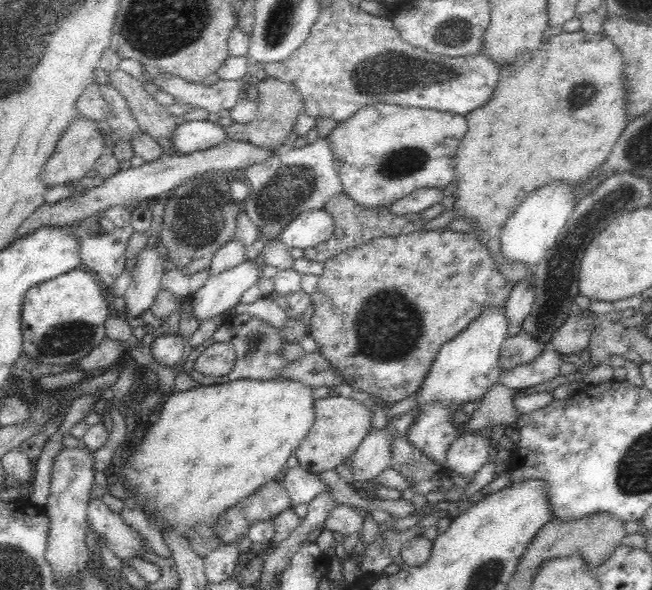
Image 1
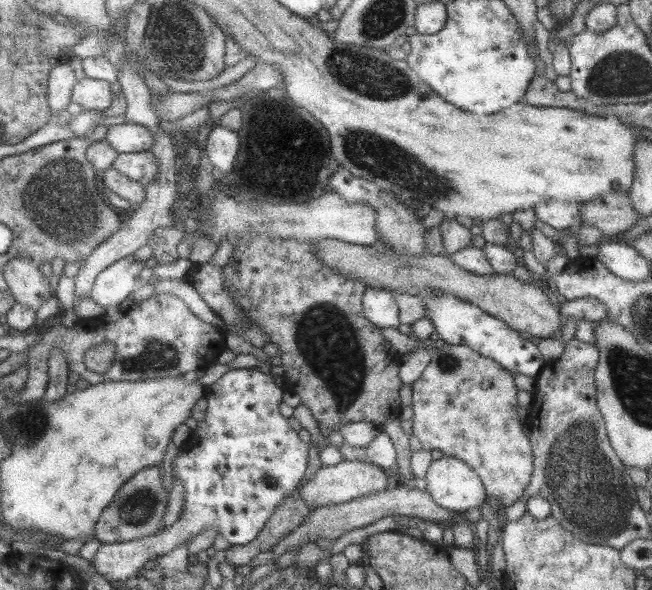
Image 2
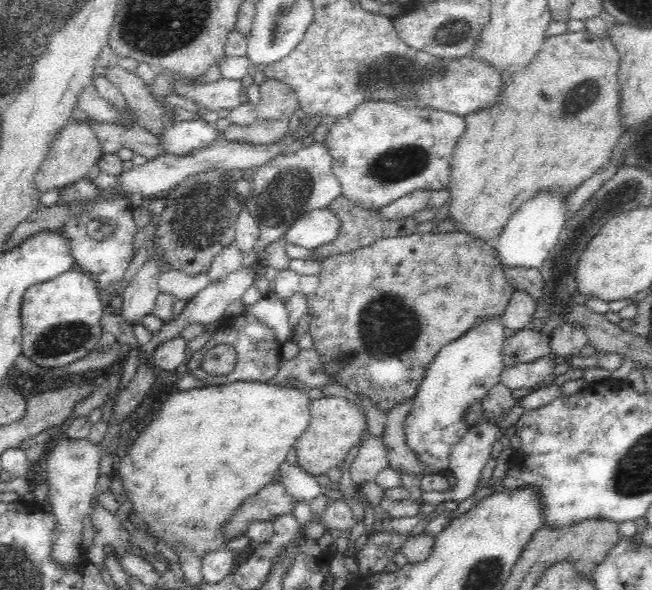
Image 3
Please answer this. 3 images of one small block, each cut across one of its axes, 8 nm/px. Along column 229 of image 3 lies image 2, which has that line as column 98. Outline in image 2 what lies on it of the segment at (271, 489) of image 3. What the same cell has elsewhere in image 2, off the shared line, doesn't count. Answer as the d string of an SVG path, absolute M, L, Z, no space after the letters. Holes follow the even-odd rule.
M159 466L144 468L117 491L114 500L102 510L96 522L95 538L102 543L125 543L140 540L164 530L162 516L166 514L169 497L162 485Z

